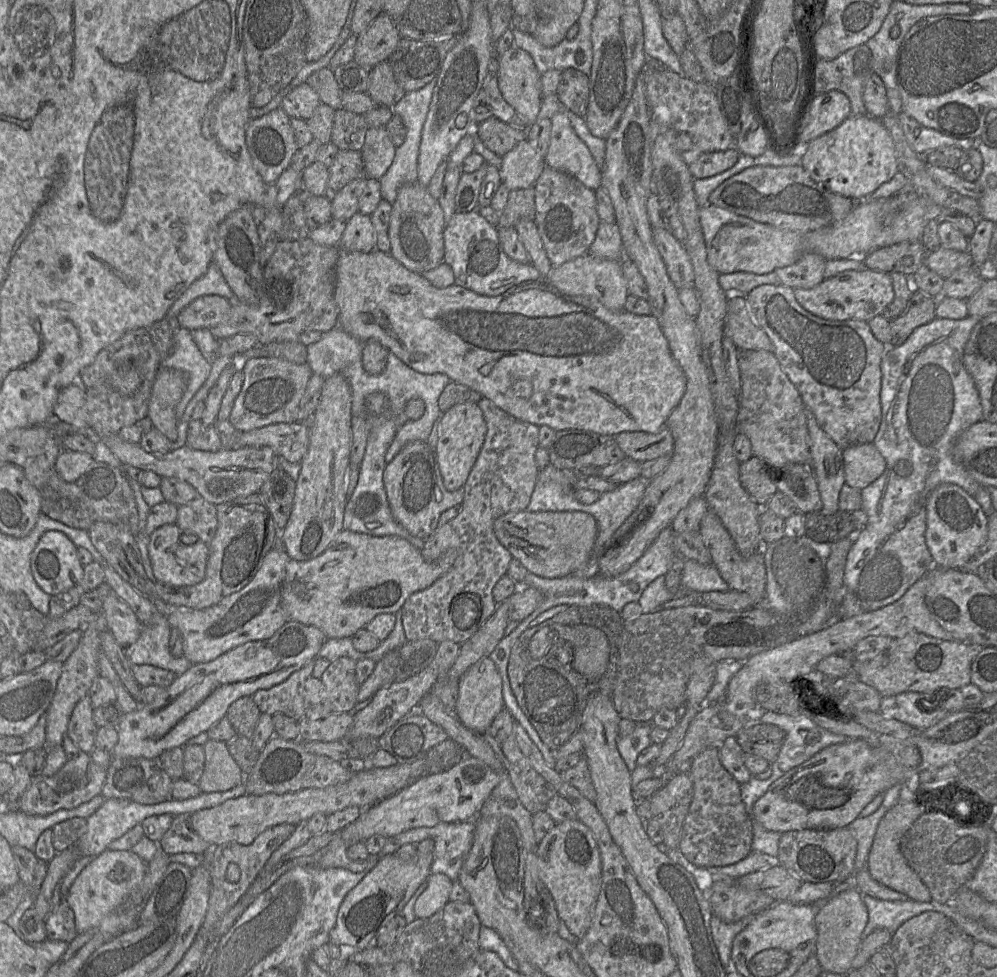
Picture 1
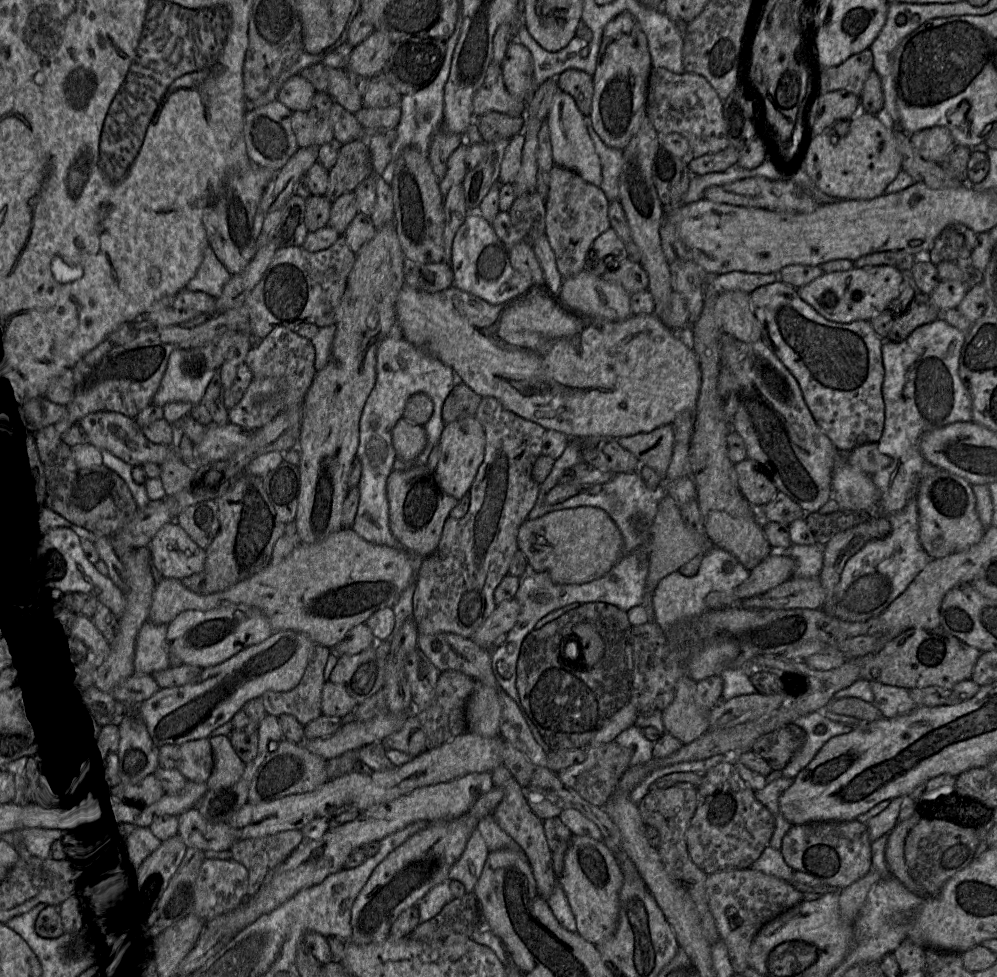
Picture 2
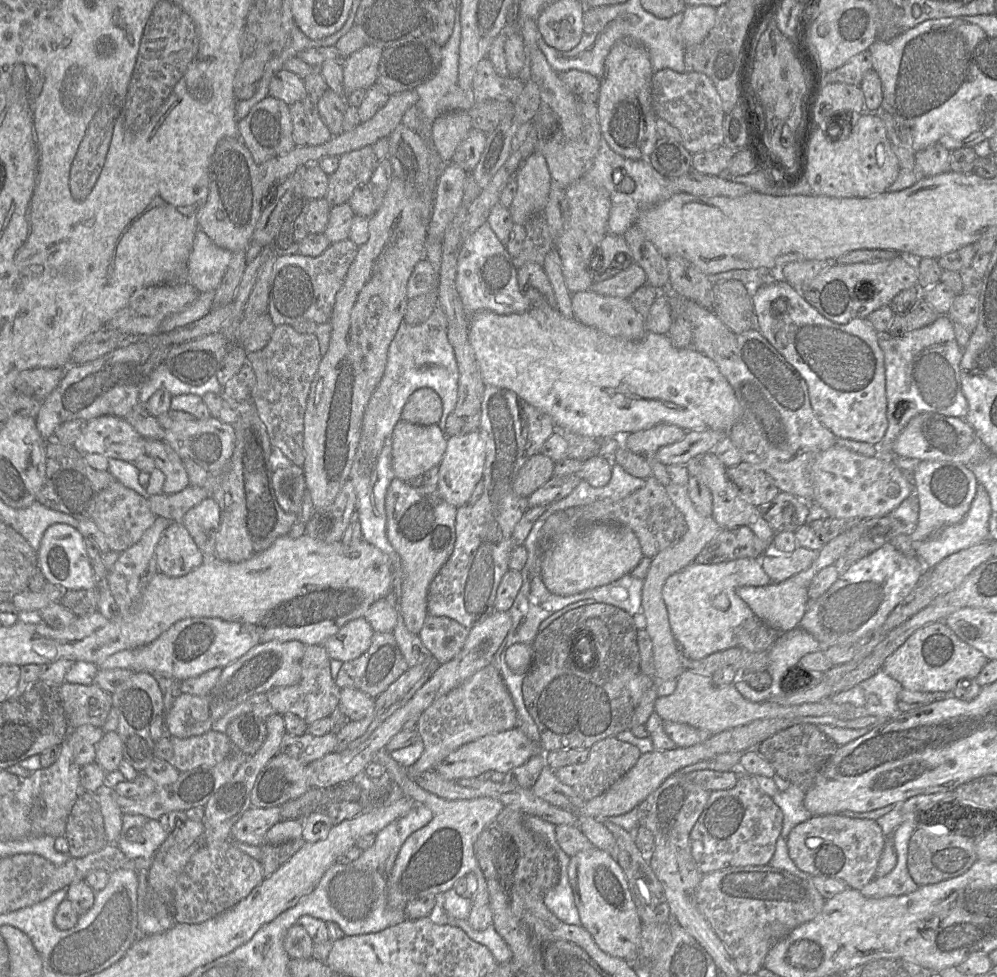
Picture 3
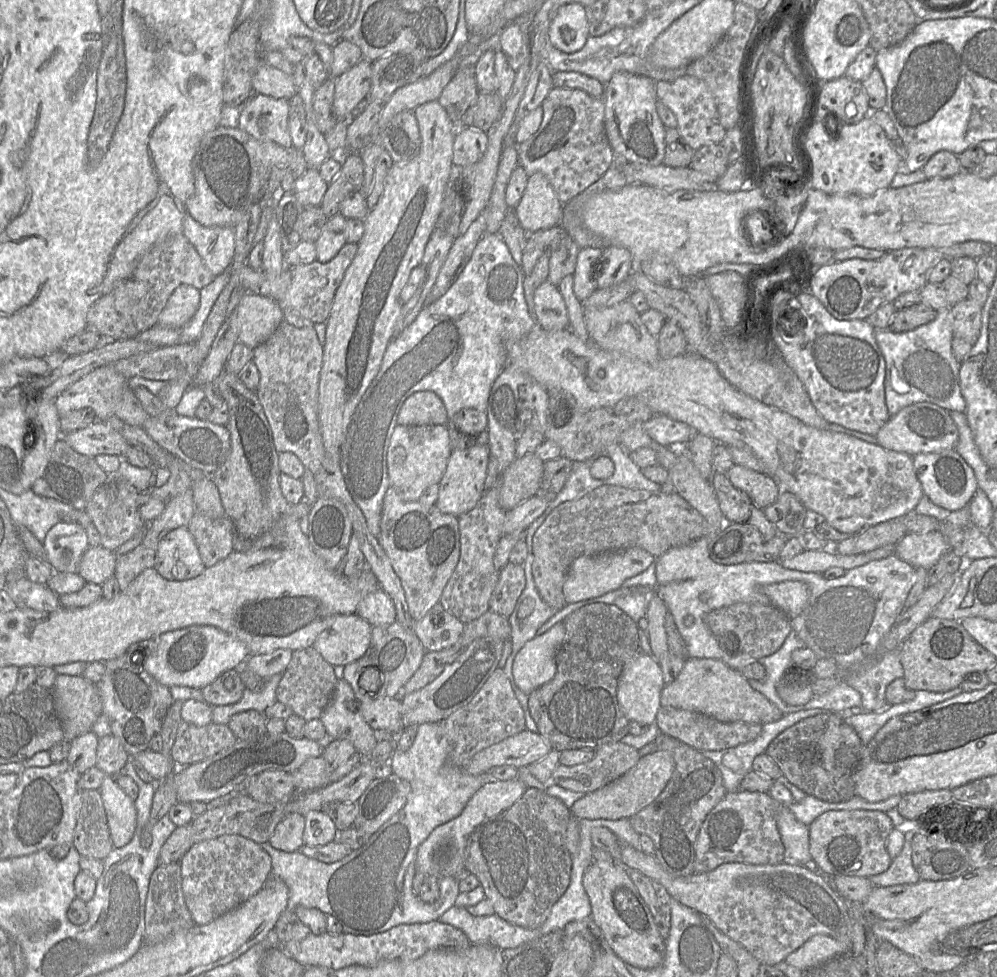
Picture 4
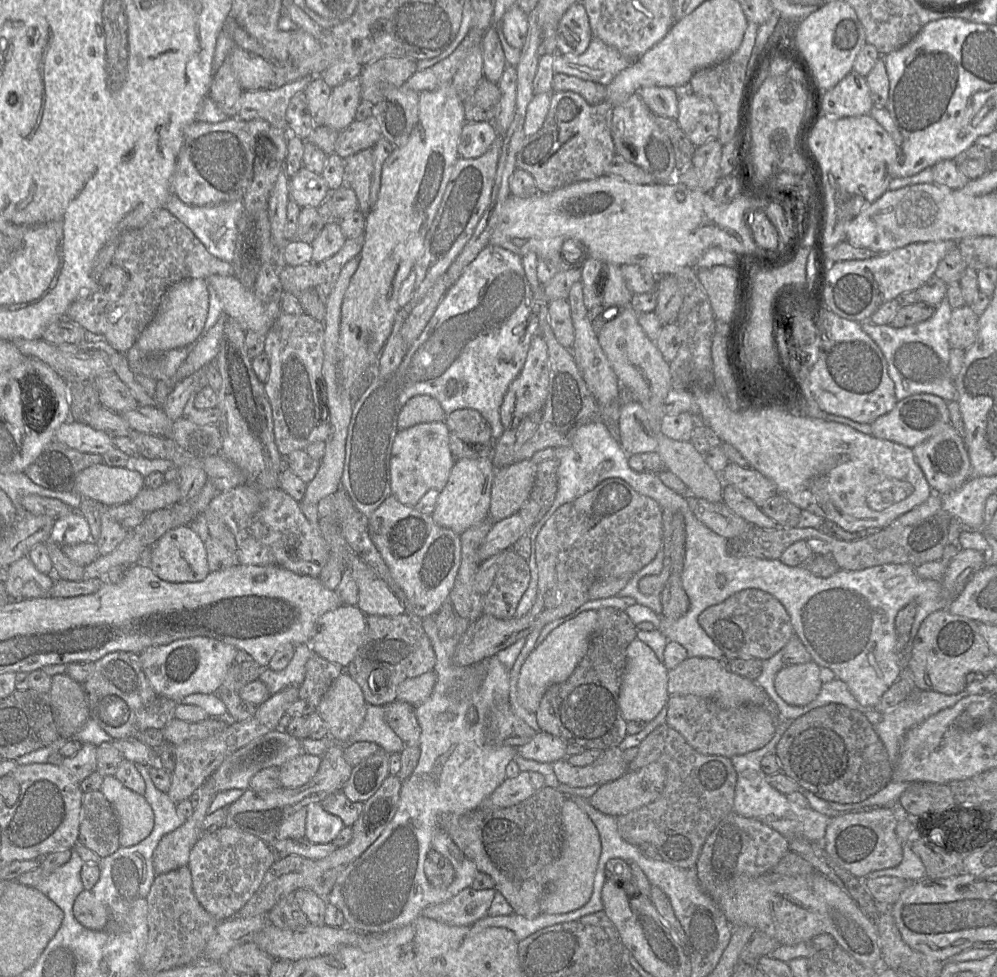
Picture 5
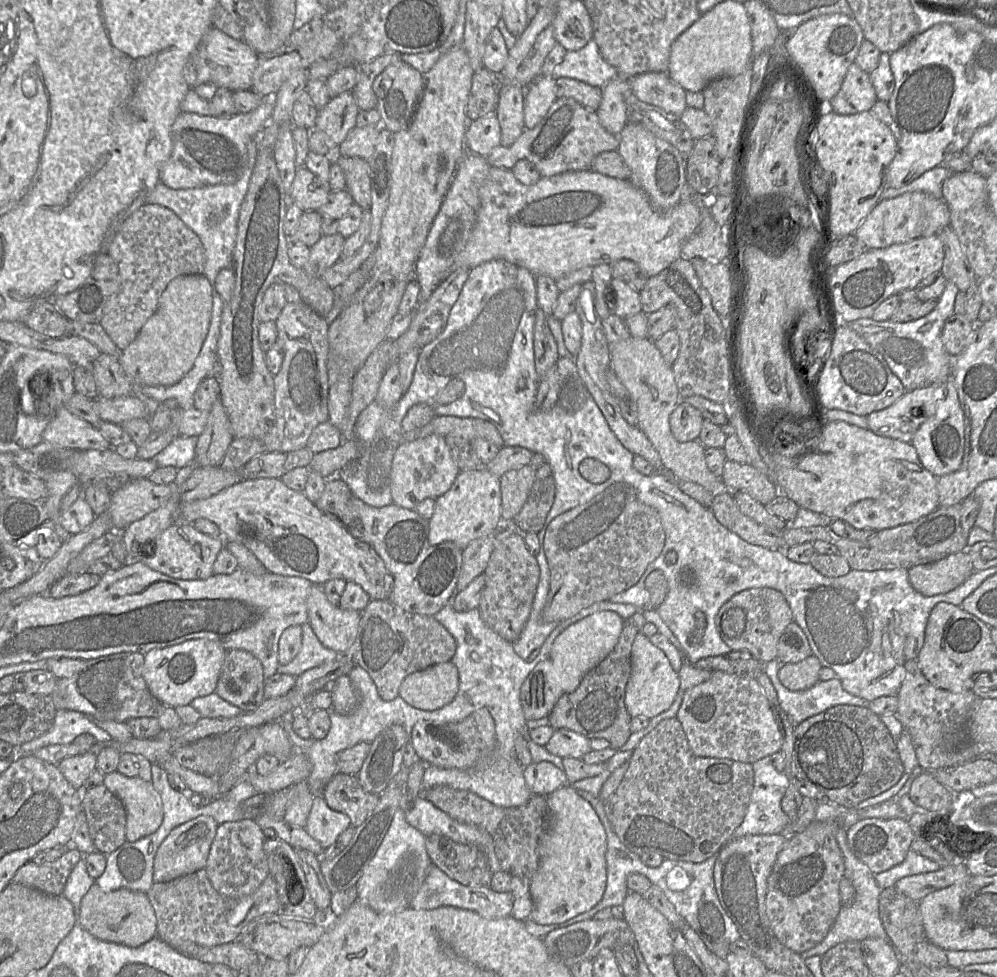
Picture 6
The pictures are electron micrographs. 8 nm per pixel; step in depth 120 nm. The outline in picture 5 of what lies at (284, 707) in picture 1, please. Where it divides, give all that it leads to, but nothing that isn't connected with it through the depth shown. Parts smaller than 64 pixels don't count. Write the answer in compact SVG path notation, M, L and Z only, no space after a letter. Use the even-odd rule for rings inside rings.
M312 653L305 665L305 676L299 688L299 699L318 707L331 683L342 672L342 666Z

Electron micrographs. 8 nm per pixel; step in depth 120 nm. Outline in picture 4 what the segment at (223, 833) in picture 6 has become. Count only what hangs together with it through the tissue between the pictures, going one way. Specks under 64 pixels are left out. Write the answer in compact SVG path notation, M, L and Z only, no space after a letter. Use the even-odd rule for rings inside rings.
M222 835L194 844L179 861L182 891L196 925L205 925L258 893L272 874L272 861L260 844L239 835Z

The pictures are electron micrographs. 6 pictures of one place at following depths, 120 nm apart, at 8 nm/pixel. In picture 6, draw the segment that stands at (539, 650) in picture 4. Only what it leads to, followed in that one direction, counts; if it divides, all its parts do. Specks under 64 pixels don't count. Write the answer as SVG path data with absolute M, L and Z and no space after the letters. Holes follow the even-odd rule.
M597 611L564 629L554 640L547 657L540 661L521 686L520 701L527 722L548 717L561 696L577 689L583 677L615 648L624 626L624 619L613 611Z

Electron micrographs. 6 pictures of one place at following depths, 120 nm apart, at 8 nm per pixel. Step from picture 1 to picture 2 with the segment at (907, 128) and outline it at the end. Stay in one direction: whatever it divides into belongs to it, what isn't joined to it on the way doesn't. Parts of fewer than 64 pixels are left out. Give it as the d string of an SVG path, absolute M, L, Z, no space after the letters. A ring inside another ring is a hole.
M934 126L922 129L910 136L915 151L926 161L940 164L946 152L955 144L949 130Z

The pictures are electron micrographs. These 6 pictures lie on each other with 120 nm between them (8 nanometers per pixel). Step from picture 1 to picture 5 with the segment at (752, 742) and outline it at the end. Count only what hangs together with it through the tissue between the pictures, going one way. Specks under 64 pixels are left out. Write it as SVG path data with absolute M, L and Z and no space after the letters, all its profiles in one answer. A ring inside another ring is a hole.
M841 704L816 708L799 717L783 733L774 754L781 772L819 798L850 804L861 802L889 784L894 764L864 713Z

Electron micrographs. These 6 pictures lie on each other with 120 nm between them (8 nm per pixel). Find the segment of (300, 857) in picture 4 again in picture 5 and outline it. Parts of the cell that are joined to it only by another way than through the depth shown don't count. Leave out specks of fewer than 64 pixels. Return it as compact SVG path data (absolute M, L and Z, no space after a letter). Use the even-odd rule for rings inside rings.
M451 603L448 608L441 607L436 615L422 619L422 627L433 646L436 664L434 670L437 681L430 697L423 703L415 706L416 718L421 728L420 758L413 773L402 781L400 801L397 810L381 835L367 850L352 862L338 876L332 891L325 899L327 903L336 906L343 914L345 926L362 933L381 933L406 926L420 917L425 908L444 903L459 892L470 888L475 876L479 873L476 865L452 842L449 849L441 849L440 854L448 859L455 871L453 882L446 888L432 886L424 872L425 859L432 849L432 836L439 827L439 816L444 813L464 813L479 808L480 804L500 786L506 777L507 765L517 756L517 747L495 743L487 736L490 727L490 713L493 707L510 705L509 669L507 669L496 655L483 660L486 666L486 676L478 689L465 699L449 699L447 689L450 680L454 677L455 666L453 655L457 644L467 630L470 620L462 618L453 609ZM470 706L477 707L479 718L475 722L467 721L467 712Z

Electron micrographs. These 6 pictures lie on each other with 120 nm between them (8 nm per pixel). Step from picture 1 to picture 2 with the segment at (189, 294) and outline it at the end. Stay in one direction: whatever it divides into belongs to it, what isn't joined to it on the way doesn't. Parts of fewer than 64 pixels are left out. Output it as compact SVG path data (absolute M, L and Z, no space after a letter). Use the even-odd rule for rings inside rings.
M208 245L204 251L202 263L185 288L189 291L205 292L216 299L221 295L230 276L231 274Z

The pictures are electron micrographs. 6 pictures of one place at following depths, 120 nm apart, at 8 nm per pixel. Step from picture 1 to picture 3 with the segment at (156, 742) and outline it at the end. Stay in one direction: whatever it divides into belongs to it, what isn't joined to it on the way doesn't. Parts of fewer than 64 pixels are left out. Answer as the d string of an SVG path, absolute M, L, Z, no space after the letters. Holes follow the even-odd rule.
M297 640L262 642L252 647L246 654L222 669L214 687L205 695L182 693L166 711L164 717L166 735L189 738L211 730L215 721L229 710L257 693L266 693L278 686L290 686L301 678L301 659L305 646Z

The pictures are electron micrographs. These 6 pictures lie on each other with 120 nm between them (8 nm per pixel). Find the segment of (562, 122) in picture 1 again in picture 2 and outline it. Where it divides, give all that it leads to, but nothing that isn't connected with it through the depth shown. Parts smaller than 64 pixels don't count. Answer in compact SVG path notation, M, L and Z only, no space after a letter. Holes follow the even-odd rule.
M560 88L553 97L547 121L555 165L573 170L585 181L599 187L602 183L602 166L589 135L585 116L577 107L573 97Z

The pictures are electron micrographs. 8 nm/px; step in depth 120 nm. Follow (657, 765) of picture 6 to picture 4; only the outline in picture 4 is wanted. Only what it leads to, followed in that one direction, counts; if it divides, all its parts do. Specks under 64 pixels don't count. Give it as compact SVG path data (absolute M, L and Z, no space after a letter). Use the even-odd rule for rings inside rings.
M665 734L658 735L655 742L657 751L671 753L674 770L660 795L632 816L630 823L639 835L653 840L654 857L665 871L675 876L689 876L695 873L695 842L701 825L727 791L718 766L699 750Z

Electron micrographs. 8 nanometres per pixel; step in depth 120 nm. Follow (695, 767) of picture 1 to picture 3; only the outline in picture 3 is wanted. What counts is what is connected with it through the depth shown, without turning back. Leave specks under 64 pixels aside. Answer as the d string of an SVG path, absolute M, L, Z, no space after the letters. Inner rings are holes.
M740 773L733 788L710 792L707 804L690 833L692 856L703 874L727 867L767 865L775 852L783 818L781 809L759 788L754 775Z

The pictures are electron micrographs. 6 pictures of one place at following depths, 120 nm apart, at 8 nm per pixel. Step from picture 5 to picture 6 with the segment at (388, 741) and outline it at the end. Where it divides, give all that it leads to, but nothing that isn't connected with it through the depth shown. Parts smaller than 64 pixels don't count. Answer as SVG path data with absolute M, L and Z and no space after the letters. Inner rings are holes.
M354 666L348 676L359 696L358 708L347 715L338 714L332 709L327 710L331 721L327 736L324 739L316 740L310 749L305 752L312 765L312 771L307 781L314 795L322 794L325 785L338 772L336 765L337 753L358 743L372 743L385 728L393 724L403 726L409 736L413 726L419 721L424 721L424 713L427 713L426 710L409 705L399 695L391 701L383 700L379 696L370 675L359 666Z

